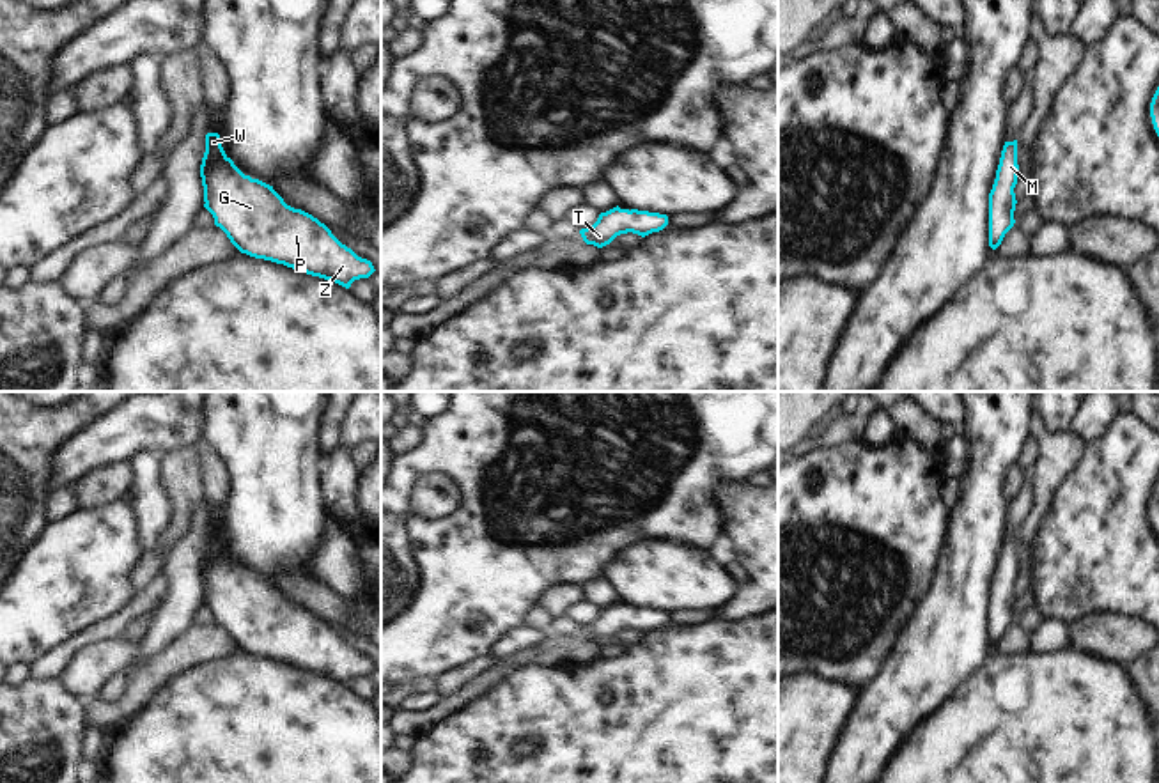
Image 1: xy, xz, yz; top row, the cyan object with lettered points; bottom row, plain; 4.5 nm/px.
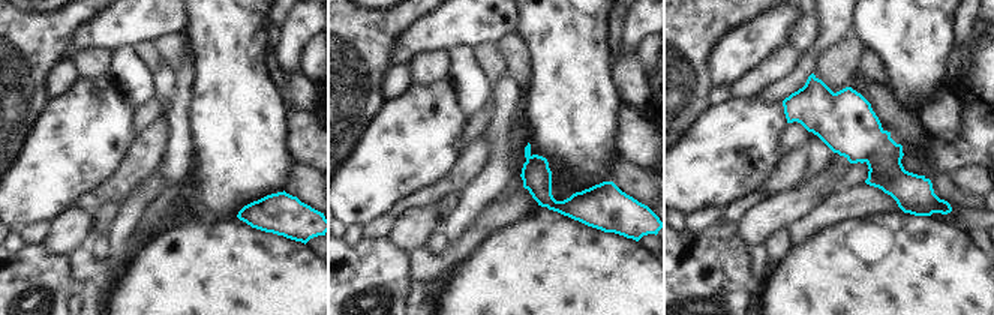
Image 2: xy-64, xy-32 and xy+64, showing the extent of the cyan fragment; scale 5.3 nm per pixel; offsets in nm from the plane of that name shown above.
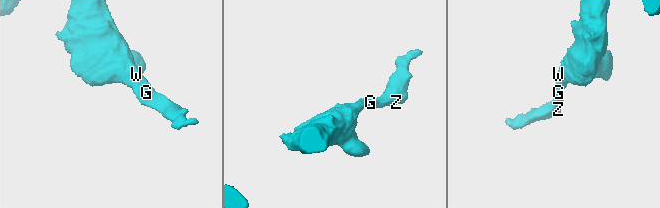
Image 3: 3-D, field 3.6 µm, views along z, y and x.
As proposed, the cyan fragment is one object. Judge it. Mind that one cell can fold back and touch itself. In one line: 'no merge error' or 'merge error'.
no merge error

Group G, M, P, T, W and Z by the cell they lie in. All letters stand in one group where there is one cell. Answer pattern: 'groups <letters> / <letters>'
groups G M P T W Z

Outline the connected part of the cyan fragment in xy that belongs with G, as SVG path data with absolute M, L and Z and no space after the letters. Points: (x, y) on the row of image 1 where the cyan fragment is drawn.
M218 133L206 135L200 177L204 207L241 253L346 289L376 271L317 218L287 205L273 186L245 175L225 154Z

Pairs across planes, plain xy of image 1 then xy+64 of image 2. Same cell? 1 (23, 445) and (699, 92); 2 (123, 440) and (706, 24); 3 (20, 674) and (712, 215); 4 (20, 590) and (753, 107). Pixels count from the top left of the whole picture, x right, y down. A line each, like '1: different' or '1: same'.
1: same
2: different
3: same
4: same

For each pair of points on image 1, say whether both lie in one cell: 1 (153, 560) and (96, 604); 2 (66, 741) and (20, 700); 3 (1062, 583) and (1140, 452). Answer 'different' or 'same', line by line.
1: different
2: same
3: same

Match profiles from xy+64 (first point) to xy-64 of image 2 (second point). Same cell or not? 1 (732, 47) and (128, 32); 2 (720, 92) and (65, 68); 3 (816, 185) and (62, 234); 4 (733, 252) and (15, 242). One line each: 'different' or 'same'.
1: same
2: same
3: same
4: different

